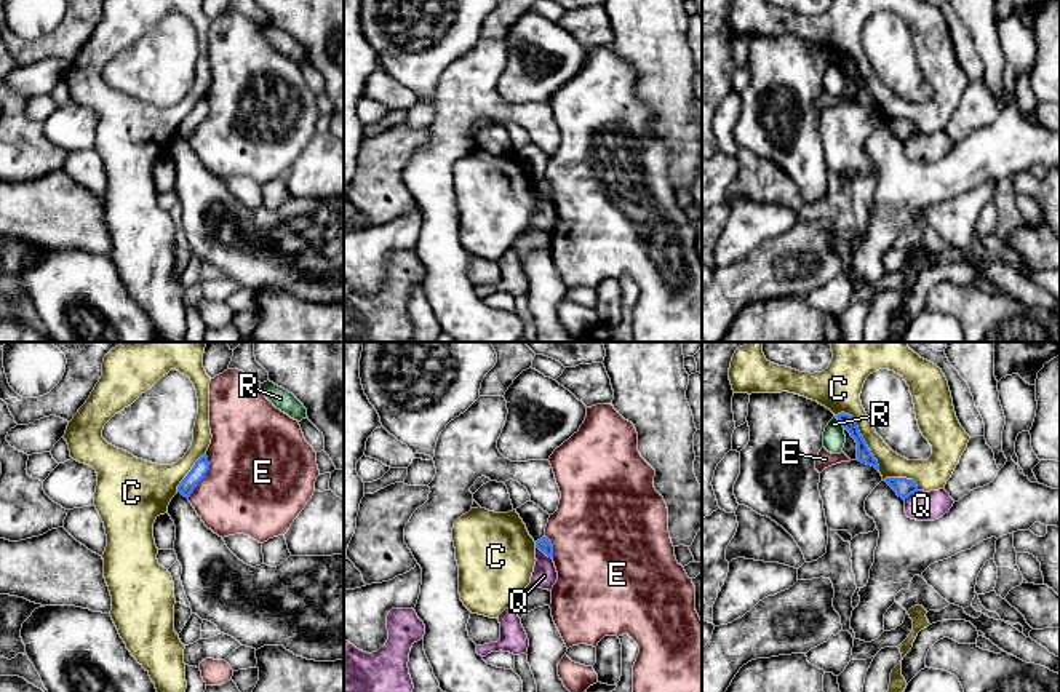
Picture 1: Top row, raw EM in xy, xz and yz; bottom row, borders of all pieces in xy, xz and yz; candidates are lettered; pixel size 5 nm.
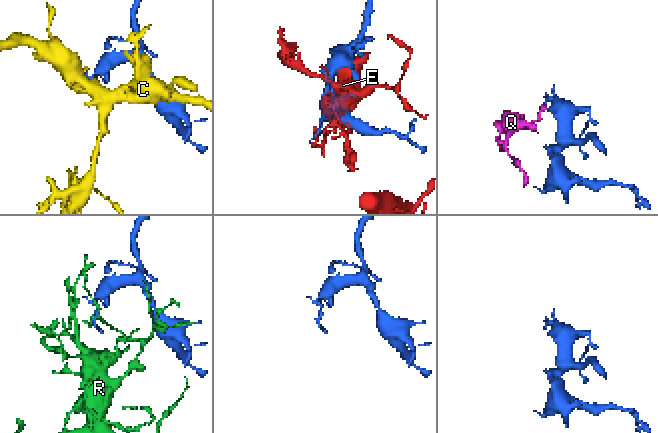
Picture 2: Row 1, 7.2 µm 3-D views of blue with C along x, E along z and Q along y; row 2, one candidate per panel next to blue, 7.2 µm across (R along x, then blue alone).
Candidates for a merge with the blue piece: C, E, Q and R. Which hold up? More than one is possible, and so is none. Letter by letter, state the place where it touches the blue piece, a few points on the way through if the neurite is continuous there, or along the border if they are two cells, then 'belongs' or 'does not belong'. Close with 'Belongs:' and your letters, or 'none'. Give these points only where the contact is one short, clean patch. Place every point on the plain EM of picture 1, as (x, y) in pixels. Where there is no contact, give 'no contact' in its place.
C: meets blue in yz at (862, 79); does not belong
E: meets blue in xy at (203, 119); does not belong
Q: meets blue in xz at (544, 194); border along xz (536, 189), (550, 200); does not belong
R: meets blue in yz at (841, 66); does not belong
Belongs: none

